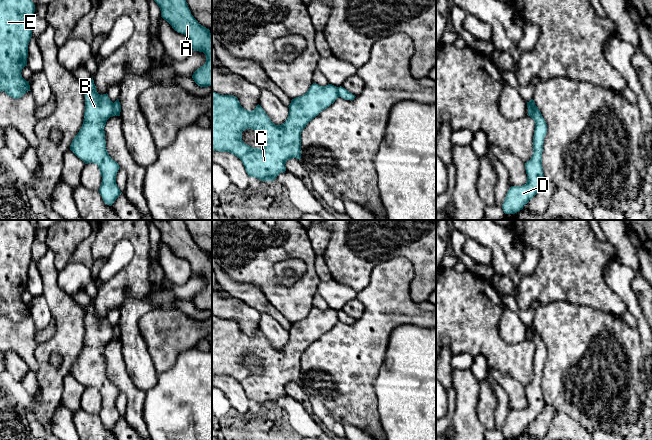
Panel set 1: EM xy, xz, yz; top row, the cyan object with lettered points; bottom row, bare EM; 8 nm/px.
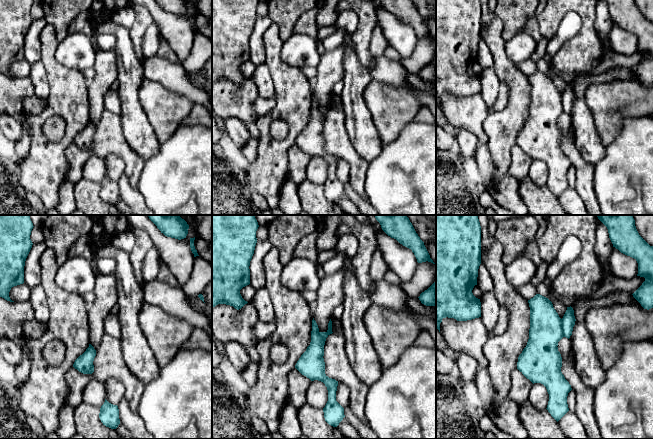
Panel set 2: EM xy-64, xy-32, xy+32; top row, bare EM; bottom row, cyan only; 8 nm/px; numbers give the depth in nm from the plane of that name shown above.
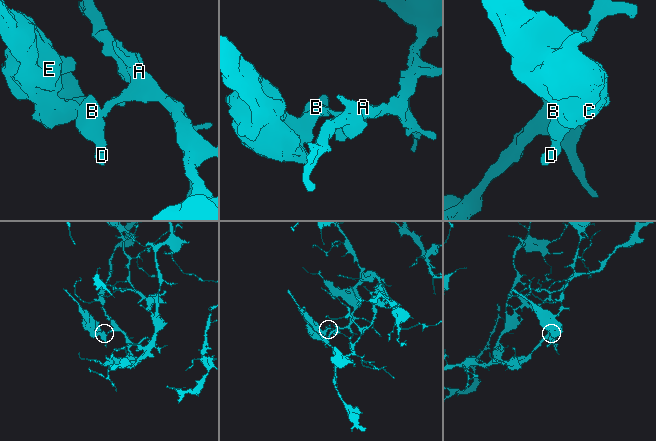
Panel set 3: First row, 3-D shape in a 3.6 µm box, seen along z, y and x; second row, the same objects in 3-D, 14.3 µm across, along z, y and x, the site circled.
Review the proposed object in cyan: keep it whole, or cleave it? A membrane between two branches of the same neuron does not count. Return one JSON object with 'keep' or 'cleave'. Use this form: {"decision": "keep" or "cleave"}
{"decision": "cleave"}

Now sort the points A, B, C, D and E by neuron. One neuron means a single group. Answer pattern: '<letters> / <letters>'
A / B C D E

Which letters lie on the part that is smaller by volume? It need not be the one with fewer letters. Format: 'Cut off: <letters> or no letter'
Cut off: B, C, D, E

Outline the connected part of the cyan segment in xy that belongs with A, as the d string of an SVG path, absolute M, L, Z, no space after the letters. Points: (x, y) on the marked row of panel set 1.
M154 0L161 10L161 17L178 33L189 37L193 51L203 52L206 62L192 78L200 87L212 87L212 34L198 23L191 14L186 0Z

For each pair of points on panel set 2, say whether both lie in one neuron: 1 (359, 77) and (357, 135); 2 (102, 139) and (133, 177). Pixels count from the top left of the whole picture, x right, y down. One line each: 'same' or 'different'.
1: same
2: same

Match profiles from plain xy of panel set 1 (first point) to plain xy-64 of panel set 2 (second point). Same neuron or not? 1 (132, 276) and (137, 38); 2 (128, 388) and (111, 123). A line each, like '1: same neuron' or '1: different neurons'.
1: same neuron
2: same neuron

